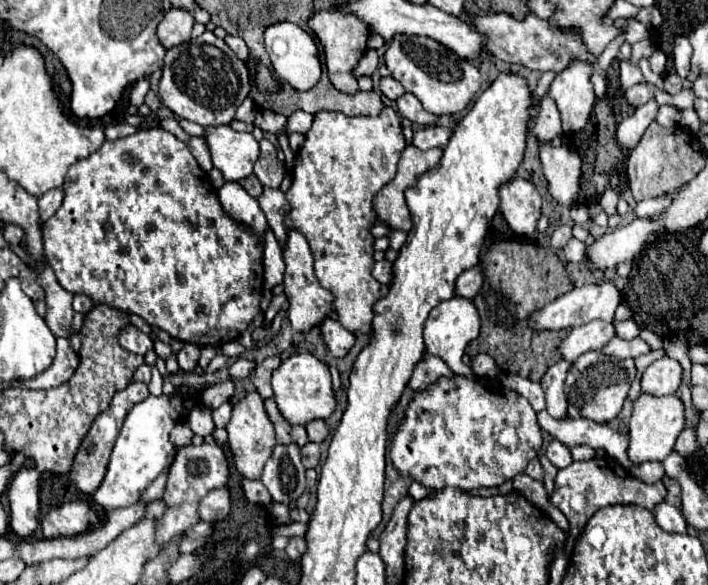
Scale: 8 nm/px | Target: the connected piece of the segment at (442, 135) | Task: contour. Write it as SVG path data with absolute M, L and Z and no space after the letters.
M428 126L428 128L420 128L414 132L412 144L418 150L428 150L428 148L444 148L448 144L452 130L448 128L440 128L440 126Z

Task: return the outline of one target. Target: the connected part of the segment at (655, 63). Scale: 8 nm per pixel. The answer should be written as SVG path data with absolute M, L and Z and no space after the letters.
M657 49L656 52L652 54L652 58L648 59L650 68L652 68L652 72L662 76L662 74L664 74L666 71L667 60L666 54L662 50Z

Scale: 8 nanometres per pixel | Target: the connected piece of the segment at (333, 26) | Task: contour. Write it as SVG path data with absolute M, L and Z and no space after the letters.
M320 10L310 18L308 26L316 34L320 44L324 46L328 78L334 84L334 88L344 94L356 94L358 82L352 76L352 68L366 50L366 38L370 34L370 28L366 28L366 24L362 24L362 20L358 20L358 16L344 14L342 10Z

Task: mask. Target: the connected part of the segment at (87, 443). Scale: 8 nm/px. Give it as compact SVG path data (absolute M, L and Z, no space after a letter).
M132 382L126 390L116 392L114 398L112 398L112 402L110 402L110 408L106 412L102 412L94 420L90 432L82 440L82 444L80 444L80 448L78 448L78 452L76 452L74 460L72 460L72 468L70 468L70 474L68 474L70 480L72 480L72 484L76 486L76 490L80 494L90 496L90 494L94 494L98 490L98 484L102 484L102 476L106 476L106 464L110 462L110 452L114 448L114 440L118 438L118 432L122 428L122 422L124 422L126 414L132 410L132 406L138 404L138 402L142 402L144 398L148 398L146 384Z

